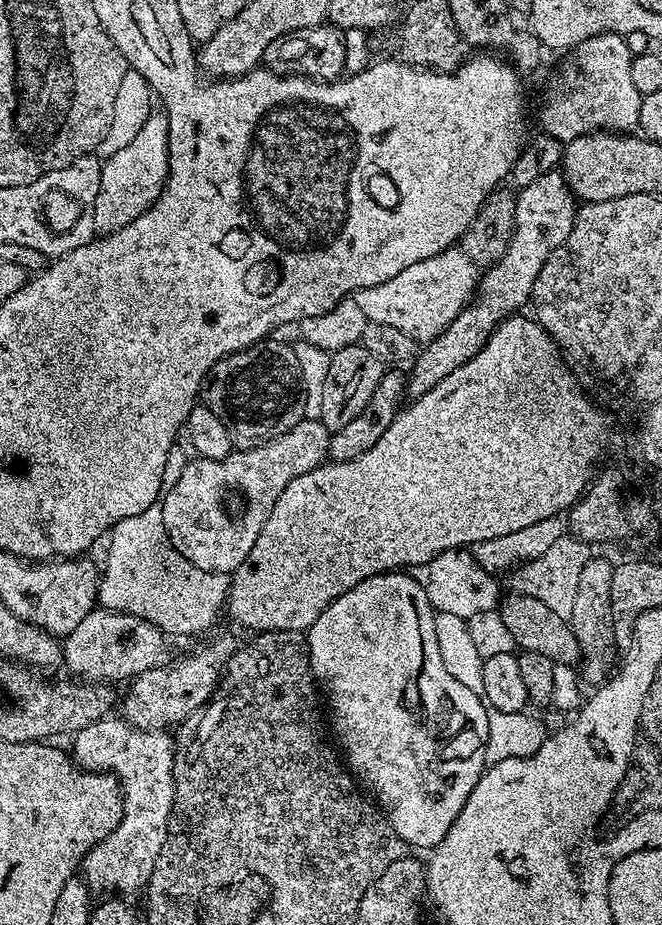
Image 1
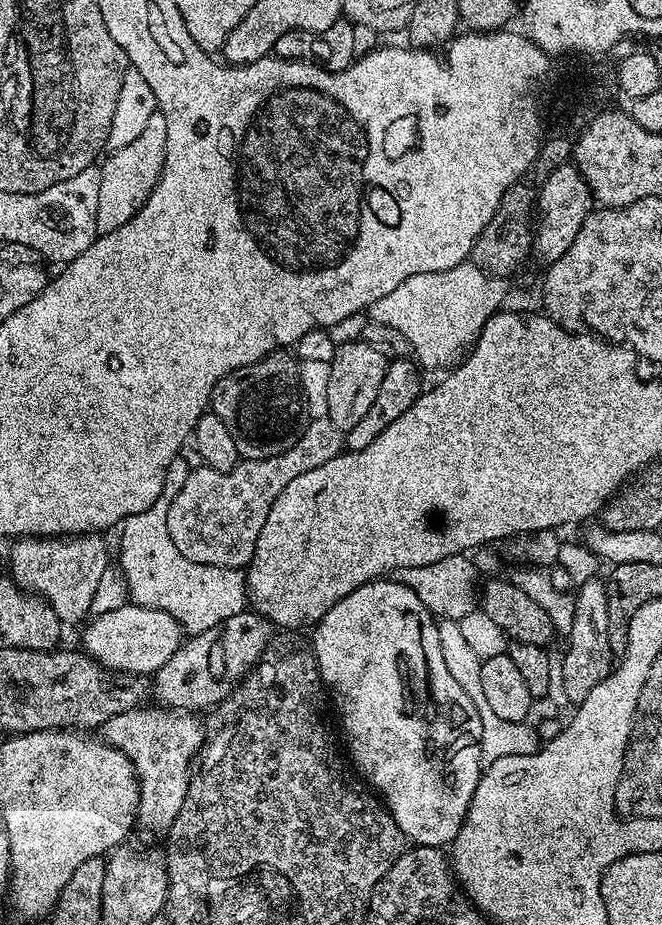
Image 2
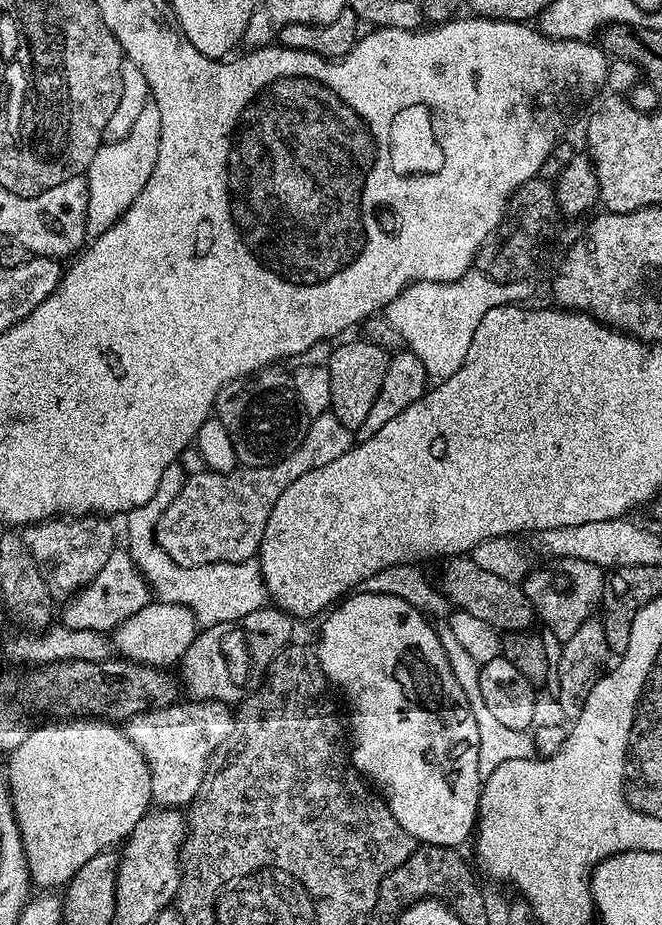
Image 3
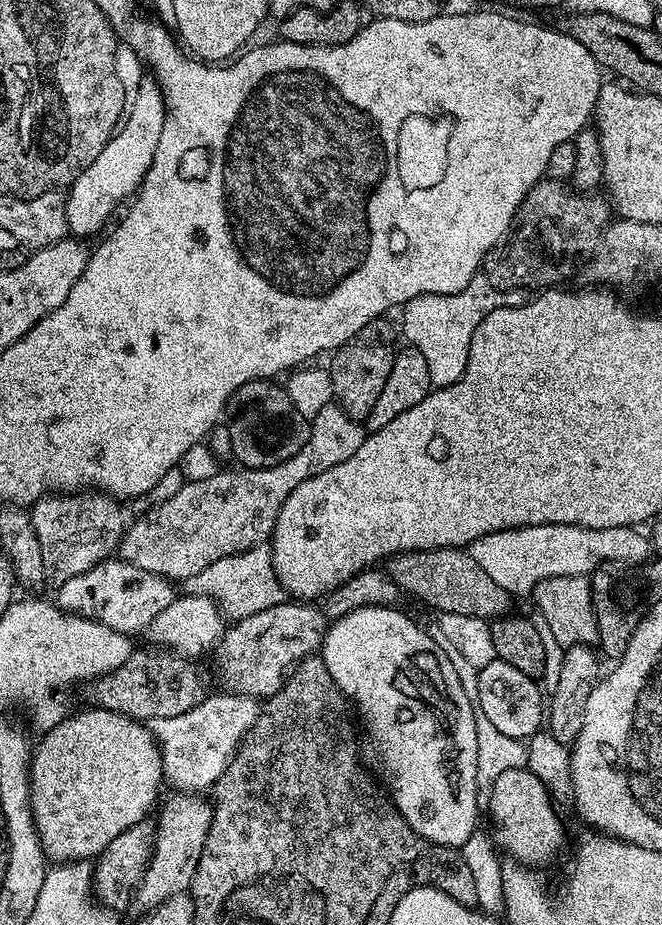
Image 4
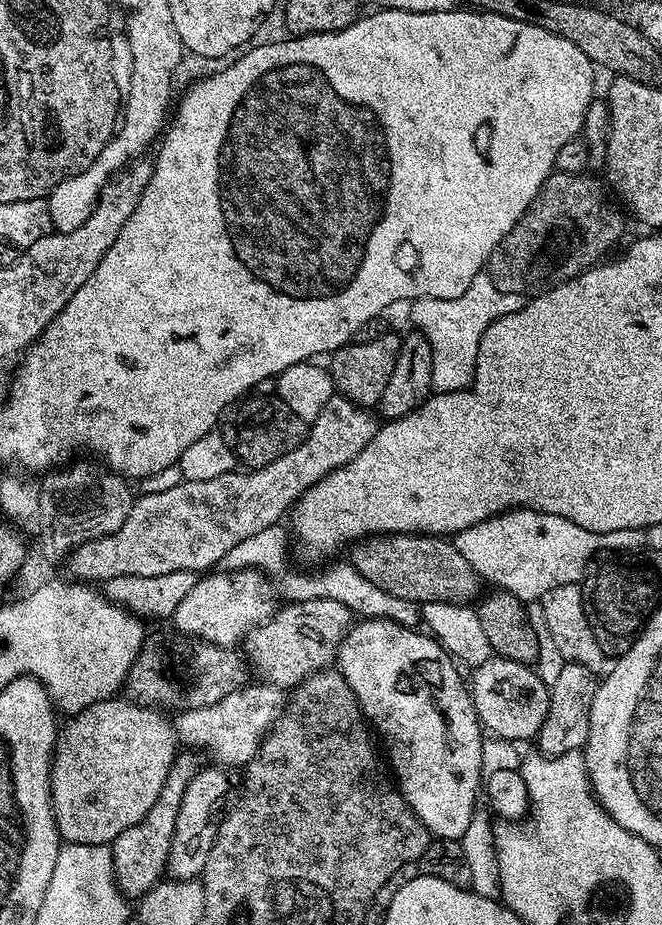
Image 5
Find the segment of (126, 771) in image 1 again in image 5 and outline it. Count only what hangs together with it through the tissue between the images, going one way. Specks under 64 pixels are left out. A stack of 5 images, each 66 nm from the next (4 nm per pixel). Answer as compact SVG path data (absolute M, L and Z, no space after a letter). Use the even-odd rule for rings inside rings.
M263 682L249 683L234 694L226 694L226 698L214 702L214 706L190 708L179 713L174 720L177 741L181 745L188 744L184 746L192 750L205 748L217 765L239 769L256 757L264 737L283 714L285 703L285 689Z

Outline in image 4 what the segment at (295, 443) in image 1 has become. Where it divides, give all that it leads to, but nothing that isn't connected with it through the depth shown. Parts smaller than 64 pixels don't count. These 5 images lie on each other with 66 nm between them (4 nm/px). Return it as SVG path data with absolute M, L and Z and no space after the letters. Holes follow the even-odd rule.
M327 404L310 421L306 446L294 458L286 458L286 462L269 468L240 466L235 469L237 472L217 470L205 480L189 479L173 497L157 503L153 512L125 527L118 556L171 581L187 582L210 563L263 545L272 535L282 502L290 498L292 491L306 478L314 478L314 474L346 462L362 446L365 435L361 421L350 418L339 404Z

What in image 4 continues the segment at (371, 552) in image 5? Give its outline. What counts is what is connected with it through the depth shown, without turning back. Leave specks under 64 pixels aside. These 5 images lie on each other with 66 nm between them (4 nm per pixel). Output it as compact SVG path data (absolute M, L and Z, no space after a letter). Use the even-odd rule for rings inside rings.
M440 547L438 550L400 552L388 558L386 573L401 591L410 592L440 614L464 614L493 620L507 615L514 603L511 593L502 589L467 549Z

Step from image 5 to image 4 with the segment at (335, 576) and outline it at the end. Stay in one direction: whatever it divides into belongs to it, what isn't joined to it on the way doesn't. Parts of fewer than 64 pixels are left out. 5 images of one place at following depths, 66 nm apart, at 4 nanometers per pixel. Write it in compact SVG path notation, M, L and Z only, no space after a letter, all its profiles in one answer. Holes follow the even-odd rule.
M257 546L210 563L186 582L186 588L193 595L208 596L216 601L221 613L233 621L258 614L258 610L270 610L270 606L283 604L286 600L282 582L278 582L278 574L274 570L272 550L268 546Z

